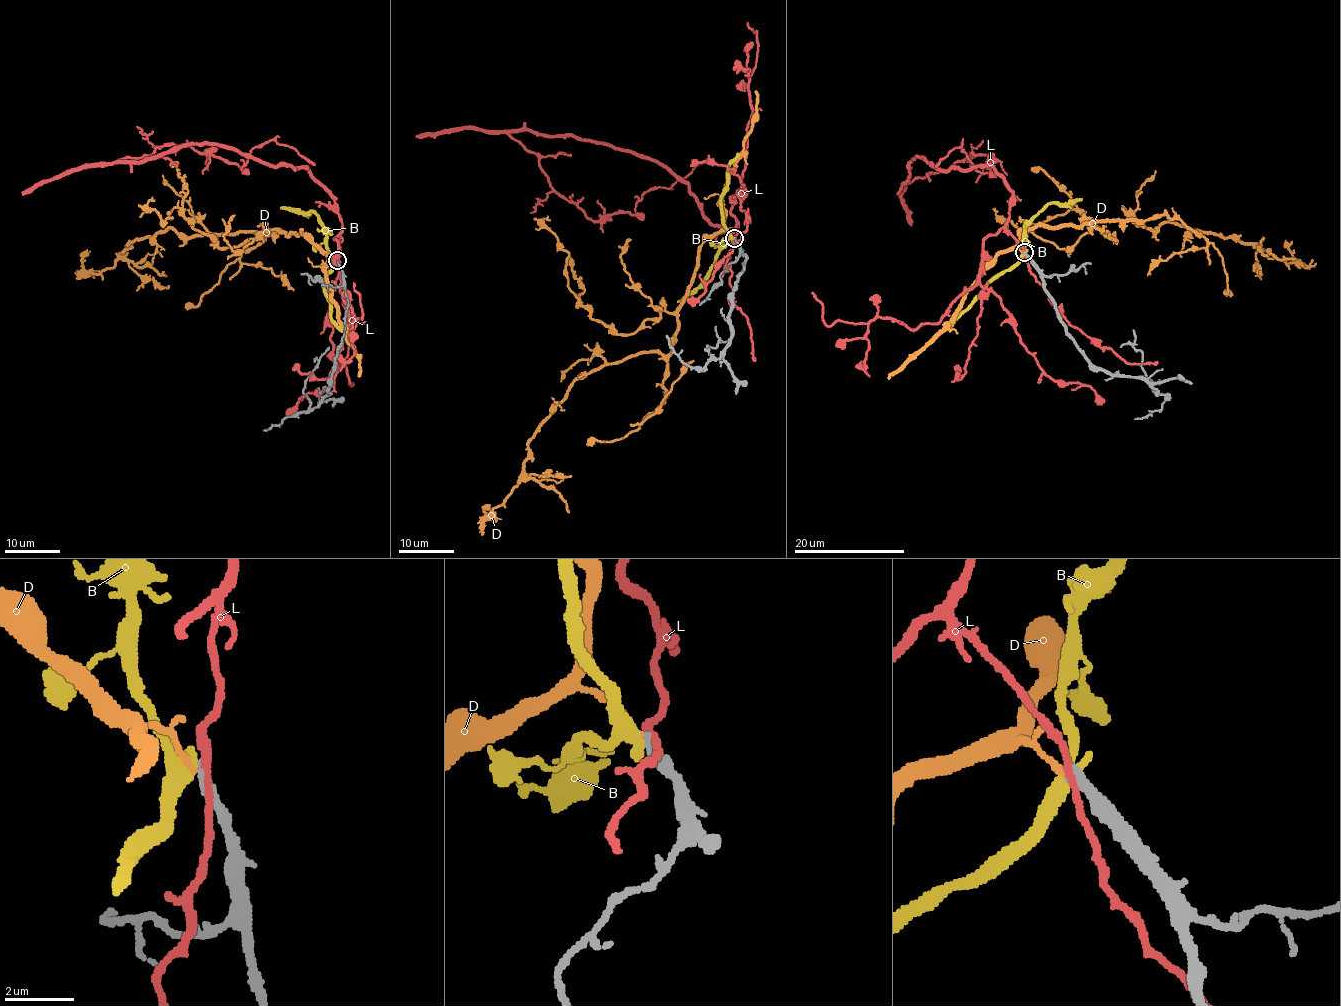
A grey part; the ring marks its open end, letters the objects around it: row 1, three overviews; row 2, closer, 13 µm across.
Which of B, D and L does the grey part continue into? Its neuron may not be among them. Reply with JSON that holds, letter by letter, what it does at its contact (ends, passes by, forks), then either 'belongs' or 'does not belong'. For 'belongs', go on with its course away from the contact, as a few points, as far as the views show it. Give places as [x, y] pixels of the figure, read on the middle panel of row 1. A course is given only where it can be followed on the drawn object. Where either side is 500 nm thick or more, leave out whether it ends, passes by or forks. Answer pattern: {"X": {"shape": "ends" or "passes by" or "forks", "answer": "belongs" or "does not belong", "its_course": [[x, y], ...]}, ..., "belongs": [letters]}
{"B": {"shape": "passes by", "answer": "does not belong"}, "D": {"shape": "ends", "answer": "does not belong"}, "L": {"shape": "passes by", "answer": "does not belong"}, "belongs": []}

